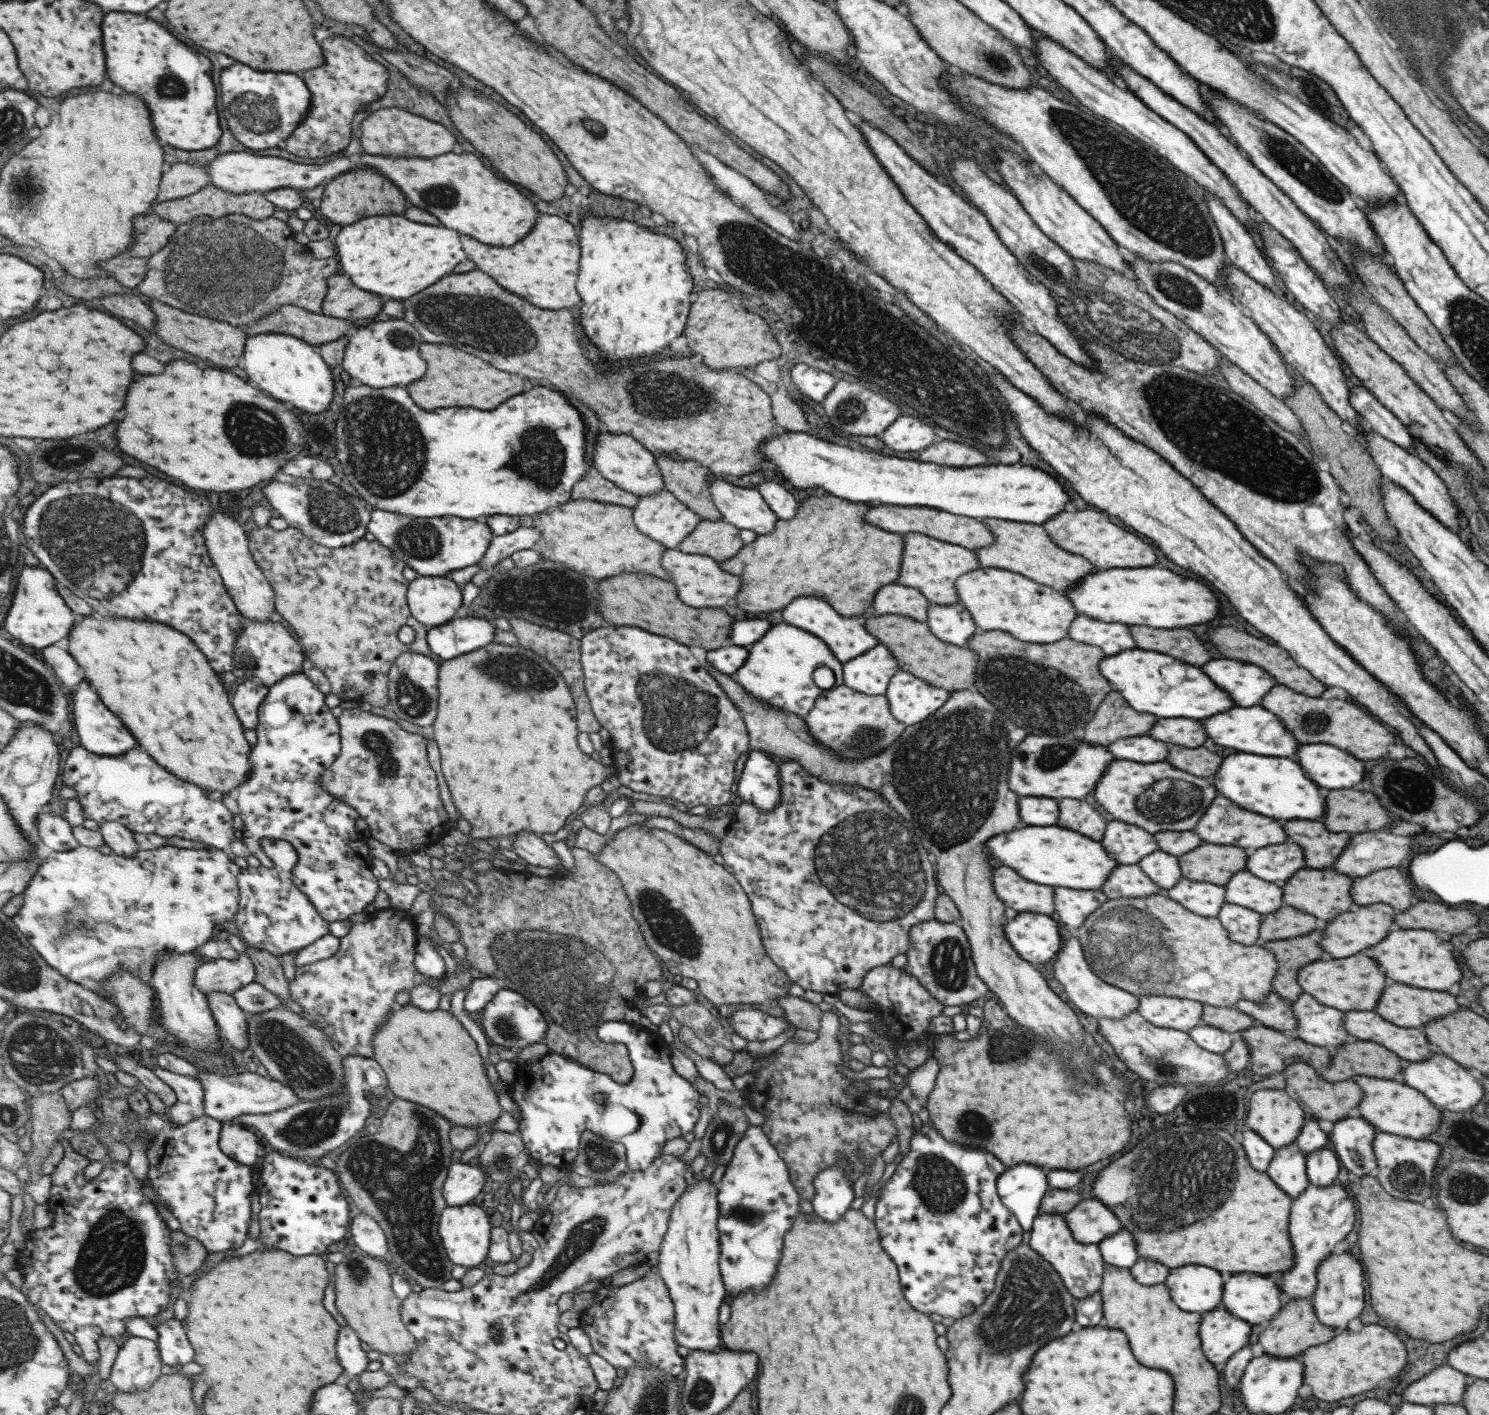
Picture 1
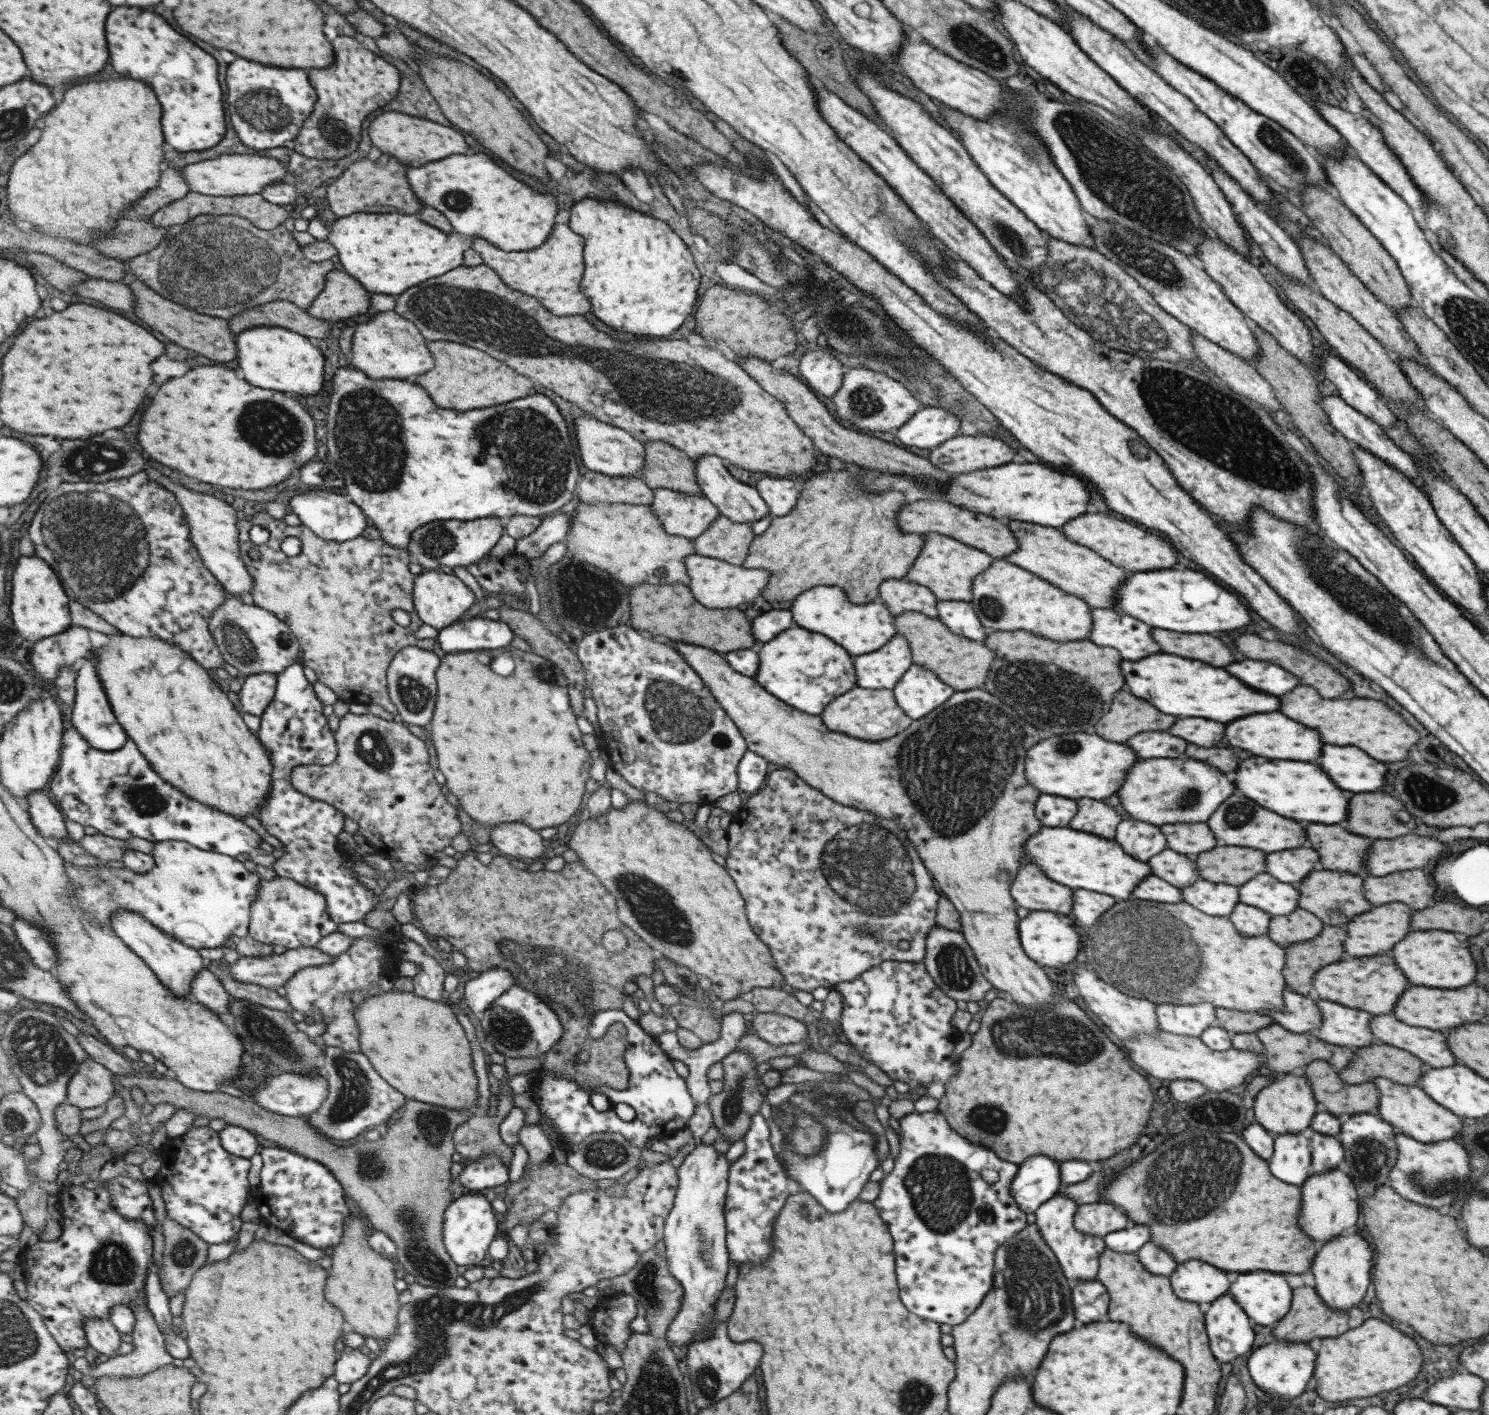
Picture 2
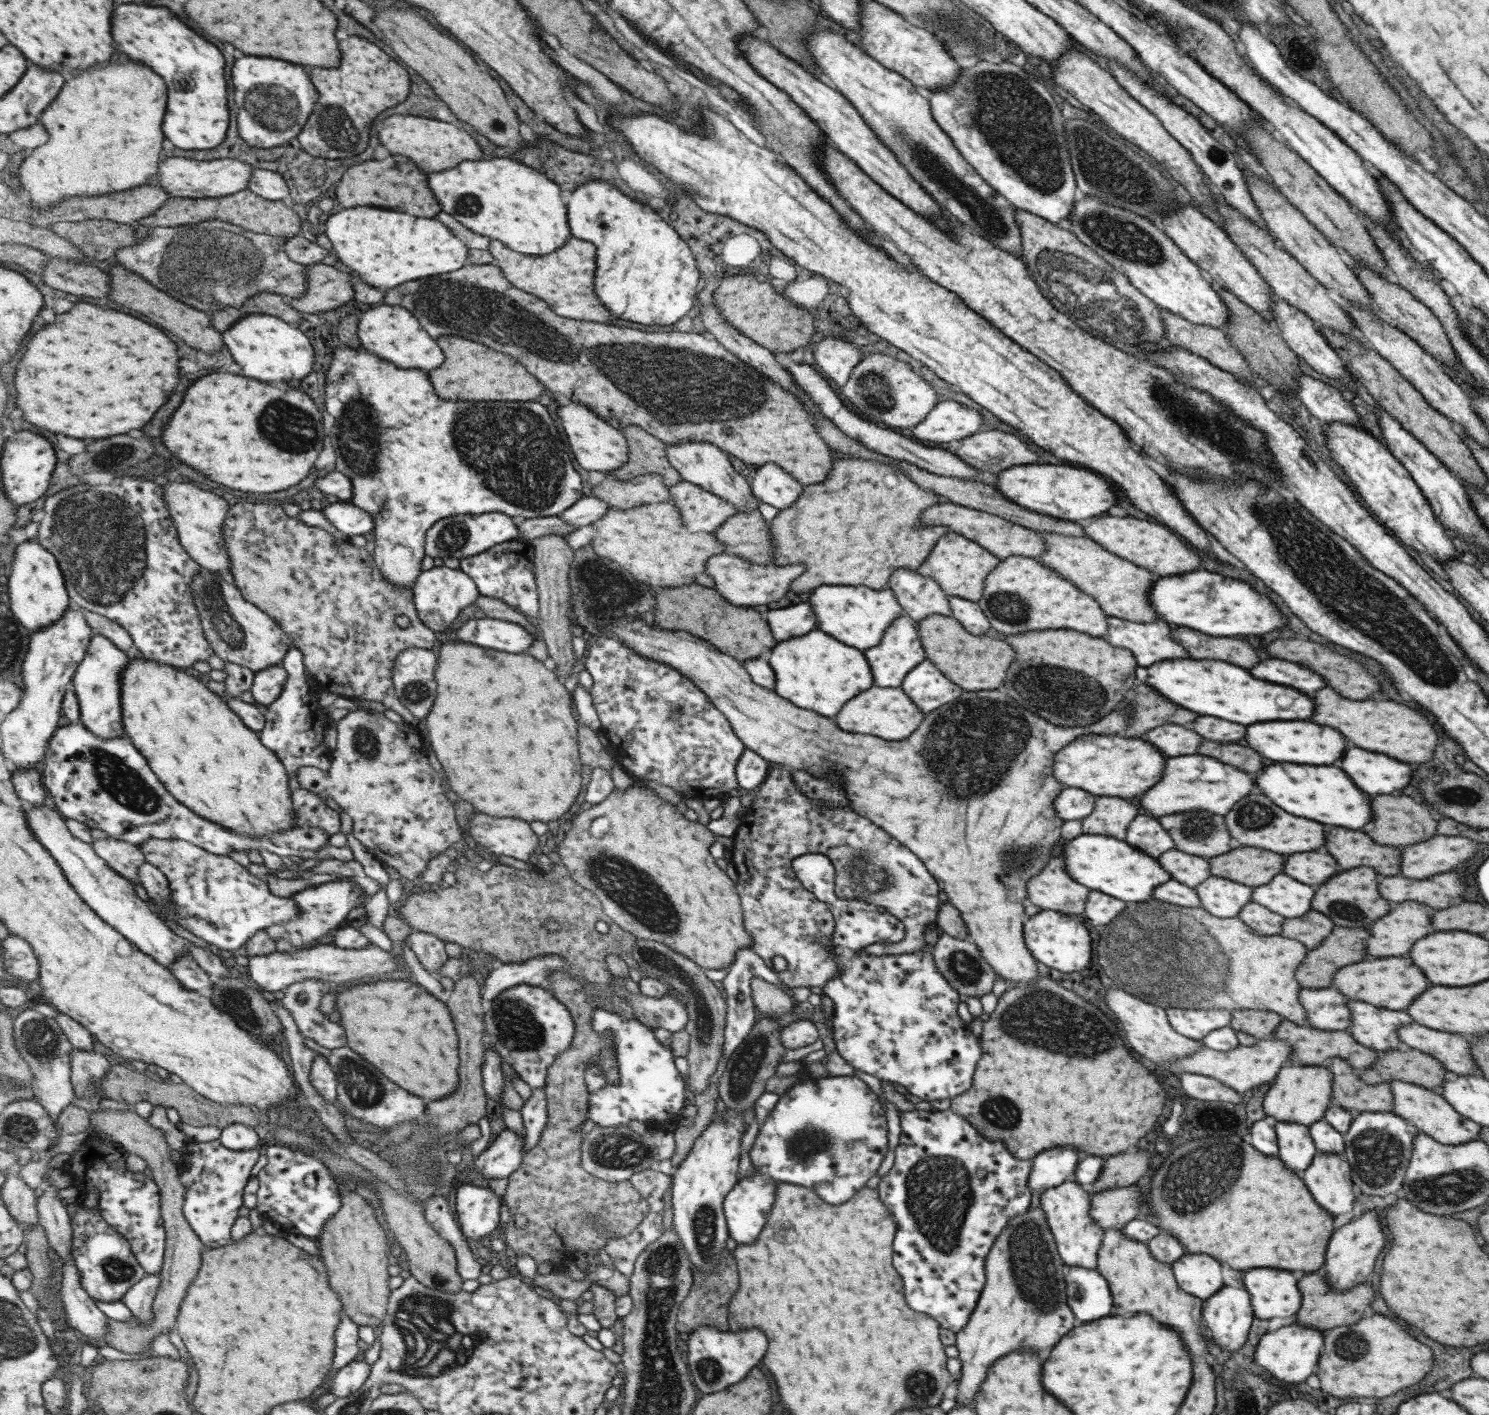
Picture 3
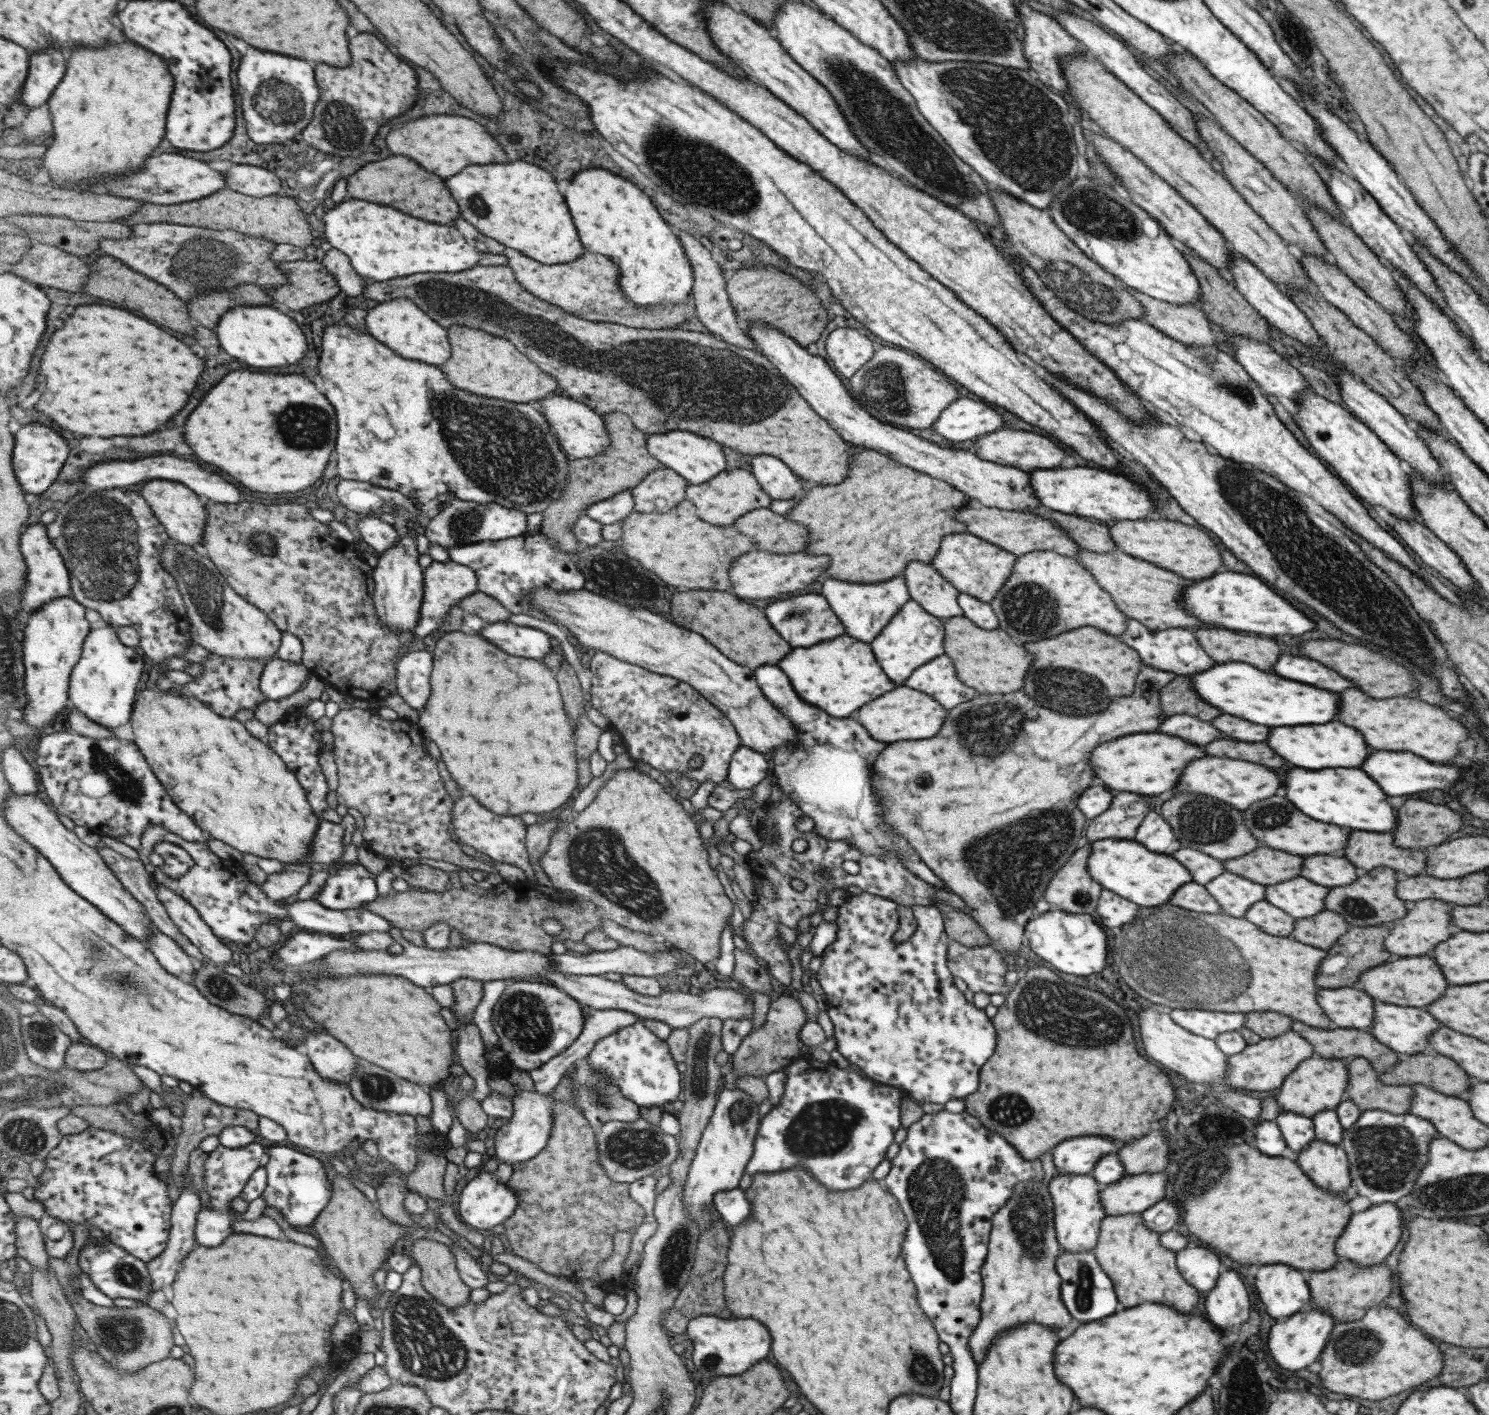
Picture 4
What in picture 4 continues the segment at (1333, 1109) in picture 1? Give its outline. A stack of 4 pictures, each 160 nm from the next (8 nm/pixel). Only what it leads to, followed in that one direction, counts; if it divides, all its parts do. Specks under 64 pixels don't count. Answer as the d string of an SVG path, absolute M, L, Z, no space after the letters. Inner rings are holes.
M1361 1057L1344 1060L1348 1070L1348 1081L1344 1090L1361 1112L1383 1111L1394 1115L1407 1114L1414 1094L1410 1085L1384 1085L1378 1073Z

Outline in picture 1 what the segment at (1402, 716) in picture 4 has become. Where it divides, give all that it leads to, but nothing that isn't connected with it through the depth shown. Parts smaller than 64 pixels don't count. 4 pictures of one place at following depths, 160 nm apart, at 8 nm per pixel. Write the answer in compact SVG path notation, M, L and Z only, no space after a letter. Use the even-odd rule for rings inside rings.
M1277 686L1265 694L1265 698L1261 700L1261 706L1273 712L1285 724L1285 728L1293 732L1293 736L1301 744L1331 744L1351 752L1357 760L1383 758L1387 754L1389 744L1393 744L1393 738L1395 738L1395 734L1389 732L1387 726L1373 720L1365 710L1345 700L1309 698L1285 686Z

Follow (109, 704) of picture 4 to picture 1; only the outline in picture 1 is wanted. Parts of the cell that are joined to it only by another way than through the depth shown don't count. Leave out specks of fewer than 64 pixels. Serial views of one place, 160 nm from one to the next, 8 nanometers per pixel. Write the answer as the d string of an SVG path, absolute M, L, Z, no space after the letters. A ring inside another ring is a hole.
M86 678L80 683L78 691L72 695L75 739L89 752L99 756L123 756L135 748L140 748L136 736L130 728L120 720L117 714L105 706L100 694L93 689Z

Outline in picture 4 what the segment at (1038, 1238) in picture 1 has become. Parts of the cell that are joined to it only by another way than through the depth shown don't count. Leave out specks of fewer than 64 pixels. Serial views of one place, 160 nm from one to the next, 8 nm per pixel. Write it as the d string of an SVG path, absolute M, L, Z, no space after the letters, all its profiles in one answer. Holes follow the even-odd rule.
M1059 1174L1051 1178L1047 1190L1052 1200L1054 1232L1062 1250L1076 1253L1091 1251L1095 1246L1101 1220L1106 1215L1097 1198L1099 1187L1093 1178L1085 1174Z

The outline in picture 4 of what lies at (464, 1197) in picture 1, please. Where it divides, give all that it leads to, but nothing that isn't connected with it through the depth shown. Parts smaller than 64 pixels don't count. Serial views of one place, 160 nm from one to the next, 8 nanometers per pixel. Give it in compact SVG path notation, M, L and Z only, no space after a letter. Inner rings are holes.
M534 1090L529 1094L517 1093L513 1098L514 1115L506 1125L492 1131L495 1143L495 1158L499 1163L514 1167L517 1164L527 1163L544 1151L552 1138L554 1127L554 1100L551 1095L541 1094Z

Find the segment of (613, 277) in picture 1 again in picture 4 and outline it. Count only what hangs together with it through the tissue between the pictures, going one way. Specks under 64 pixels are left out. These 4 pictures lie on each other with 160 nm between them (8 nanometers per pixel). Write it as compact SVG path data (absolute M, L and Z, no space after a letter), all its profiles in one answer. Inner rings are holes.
M603 168L582 170L571 180L571 186L565 192L565 200L573 216L578 233L587 251L599 252L619 266L622 273L622 289L638 307L659 307L663 303L684 303L691 299L695 273L689 261L683 241L676 230L663 220L651 198L637 188L633 182L611 174Z

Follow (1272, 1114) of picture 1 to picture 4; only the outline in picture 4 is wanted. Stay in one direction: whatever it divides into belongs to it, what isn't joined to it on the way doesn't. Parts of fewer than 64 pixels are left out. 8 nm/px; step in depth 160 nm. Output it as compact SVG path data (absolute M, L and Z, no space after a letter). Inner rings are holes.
M1311 1056L1302 1060L1290 1072L1275 1096L1281 1111L1292 1112L1312 1118L1317 1112L1334 1110L1345 1099L1344 1090L1348 1081L1348 1070L1344 1060Z

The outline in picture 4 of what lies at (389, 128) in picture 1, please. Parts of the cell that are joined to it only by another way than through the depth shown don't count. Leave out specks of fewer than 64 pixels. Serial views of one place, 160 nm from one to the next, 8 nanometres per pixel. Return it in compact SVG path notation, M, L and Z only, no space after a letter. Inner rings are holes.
M429 116L388 134L389 148L395 155L413 156L423 168L447 179L457 176L464 168L473 164L495 164L507 162L503 146L485 130L485 126L469 120L466 116ZM503 154L503 156L499 156Z

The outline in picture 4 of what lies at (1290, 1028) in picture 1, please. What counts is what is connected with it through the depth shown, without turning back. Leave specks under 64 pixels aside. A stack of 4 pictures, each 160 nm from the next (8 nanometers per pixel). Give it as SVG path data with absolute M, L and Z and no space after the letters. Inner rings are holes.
M1355 987L1319 989L1317 1002L1334 1028L1365 1030L1374 1021L1373 998Z

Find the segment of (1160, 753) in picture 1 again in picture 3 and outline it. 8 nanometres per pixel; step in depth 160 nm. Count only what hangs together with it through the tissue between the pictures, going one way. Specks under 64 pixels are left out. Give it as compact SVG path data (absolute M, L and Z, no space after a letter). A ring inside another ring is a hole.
M1163 724L1159 728L1149 730L1143 740L1159 748L1165 756L1185 756L1195 754L1197 746L1201 744L1201 736L1195 736L1193 730L1187 730L1177 724Z

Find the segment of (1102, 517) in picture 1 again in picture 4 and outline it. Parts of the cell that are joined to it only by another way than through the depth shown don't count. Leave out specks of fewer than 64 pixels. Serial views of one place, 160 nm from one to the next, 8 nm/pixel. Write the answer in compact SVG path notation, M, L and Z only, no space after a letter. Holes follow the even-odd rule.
M1117 520L1108 528L1116 548L1136 559L1174 572L1183 579L1200 580L1224 570L1215 542L1201 530L1169 520Z

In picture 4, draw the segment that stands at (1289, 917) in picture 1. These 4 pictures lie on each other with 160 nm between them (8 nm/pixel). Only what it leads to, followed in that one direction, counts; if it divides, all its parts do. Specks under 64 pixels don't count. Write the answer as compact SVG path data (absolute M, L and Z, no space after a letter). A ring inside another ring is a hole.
M1324 908L1316 915L1294 919L1294 927L1289 936L1301 944L1327 950L1348 927L1340 914Z

